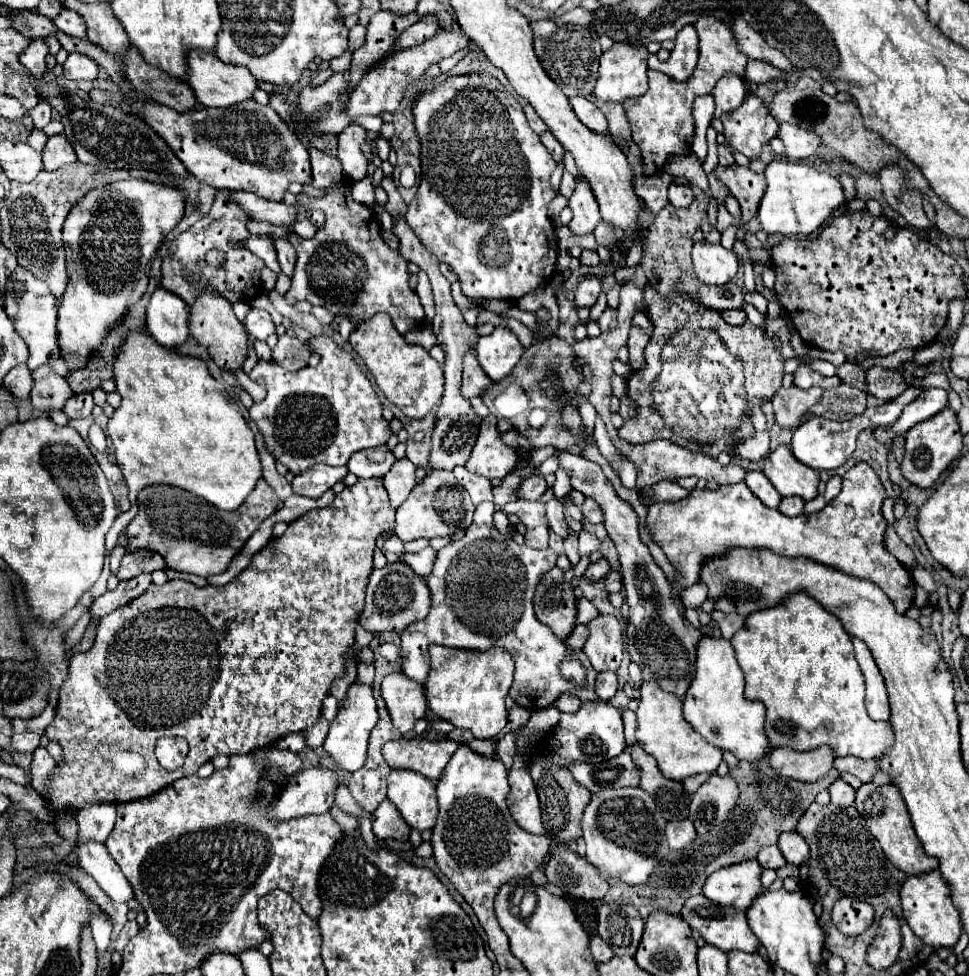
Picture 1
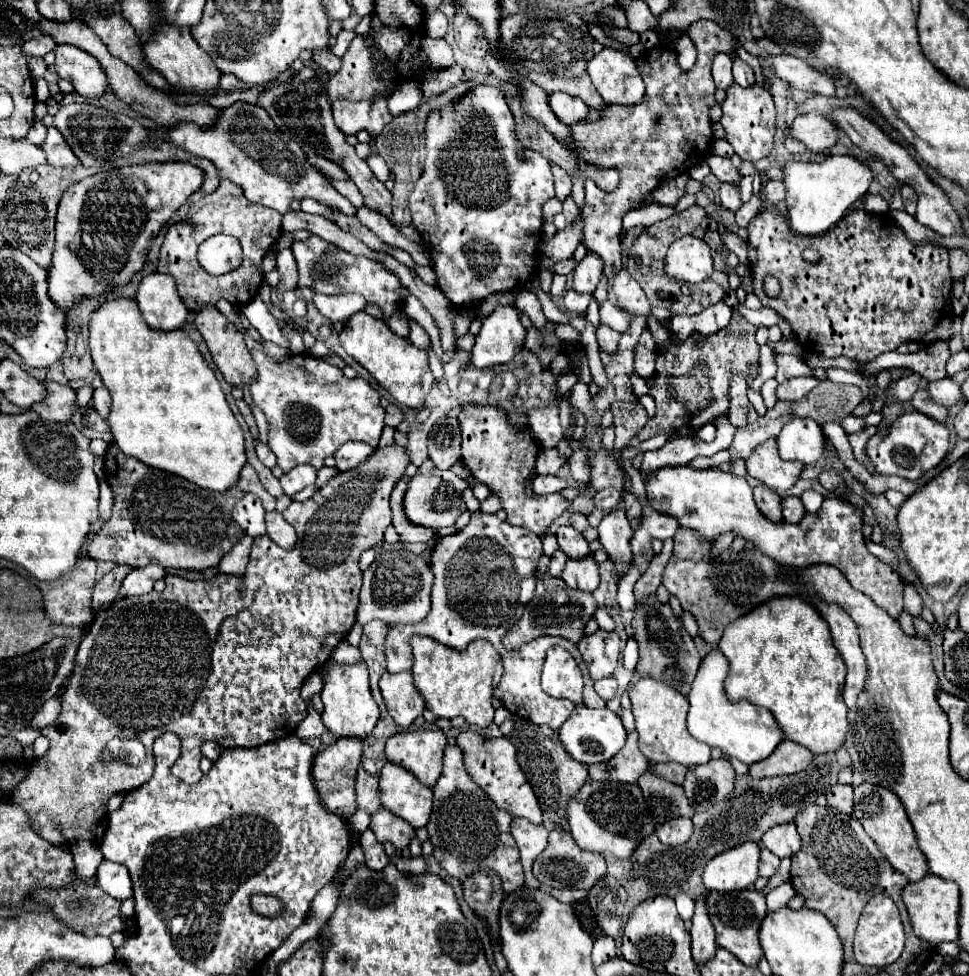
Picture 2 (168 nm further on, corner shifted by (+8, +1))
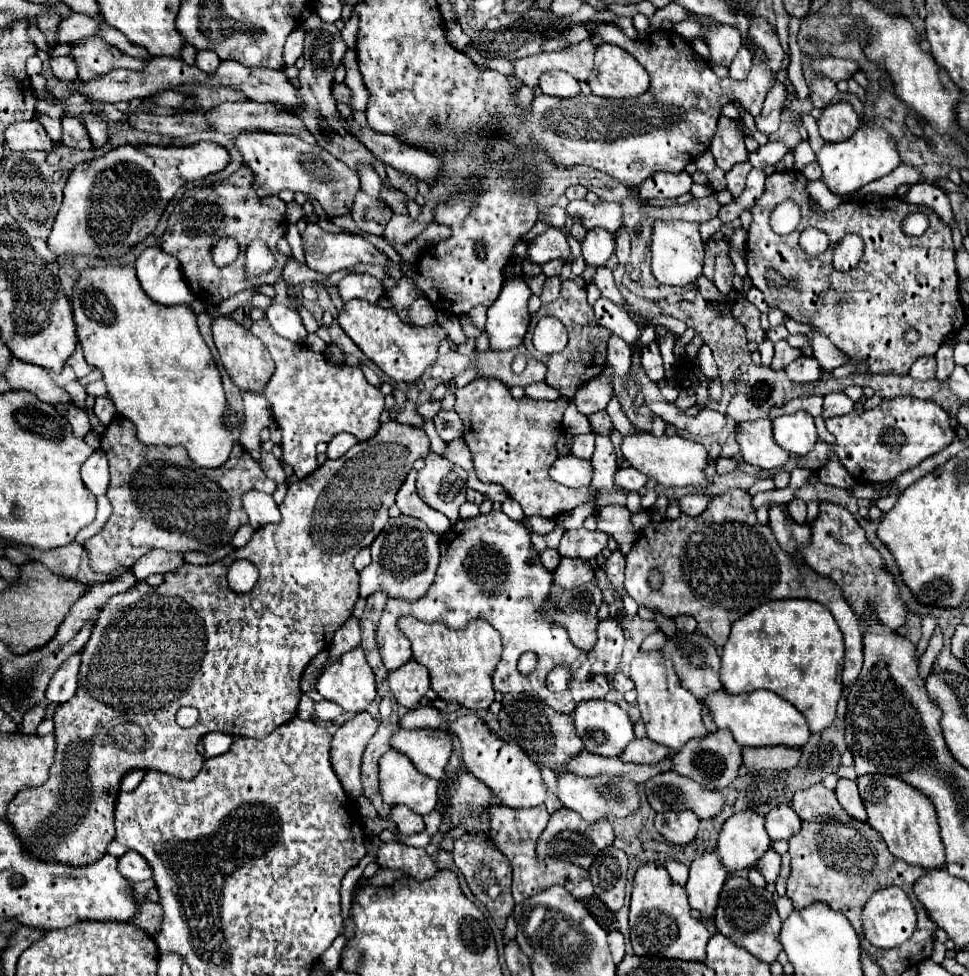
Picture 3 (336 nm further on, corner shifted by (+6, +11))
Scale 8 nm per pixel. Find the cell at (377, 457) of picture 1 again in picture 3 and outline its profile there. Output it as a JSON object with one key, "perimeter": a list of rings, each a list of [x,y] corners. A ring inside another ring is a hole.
{"perimeter":[[[337,434],[329,444],[327,444],[327,458],[335,460],[343,456],[351,446],[357,444],[357,438],[353,434]]]}

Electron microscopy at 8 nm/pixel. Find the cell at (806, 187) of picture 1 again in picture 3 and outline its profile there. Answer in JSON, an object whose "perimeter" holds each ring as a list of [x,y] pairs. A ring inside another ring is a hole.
{"perimeter":[[[859,128],[849,140],[825,144],[821,152],[817,154],[817,164],[821,166],[821,180],[835,196],[845,196],[861,186],[893,172],[901,162],[895,148],[895,140],[885,130],[871,130],[871,128]]]}

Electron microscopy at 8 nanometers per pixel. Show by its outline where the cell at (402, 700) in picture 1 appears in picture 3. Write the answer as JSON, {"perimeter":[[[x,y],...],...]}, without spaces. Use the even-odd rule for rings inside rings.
{"perimeter":[[[409,660],[401,668],[391,670],[387,674],[387,682],[395,700],[403,708],[413,710],[419,706],[419,700],[429,690],[429,672],[425,666],[417,664],[415,660]]]}

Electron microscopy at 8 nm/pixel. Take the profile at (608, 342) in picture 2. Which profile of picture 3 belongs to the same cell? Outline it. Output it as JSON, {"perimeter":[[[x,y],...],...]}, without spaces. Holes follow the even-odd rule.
{"perimeter":[[[611,334],[607,342],[607,362],[613,366],[615,376],[619,378],[629,376],[629,356],[631,356],[631,346],[623,338]]]}

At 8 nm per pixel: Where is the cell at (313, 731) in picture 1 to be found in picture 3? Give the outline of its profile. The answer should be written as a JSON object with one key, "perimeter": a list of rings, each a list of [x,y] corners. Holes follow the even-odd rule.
{"perimeter":[[[321,700],[321,702],[315,704],[315,718],[317,720],[331,722],[331,720],[335,720],[341,714],[343,714],[343,708],[337,708],[337,704],[329,704],[327,700]]]}

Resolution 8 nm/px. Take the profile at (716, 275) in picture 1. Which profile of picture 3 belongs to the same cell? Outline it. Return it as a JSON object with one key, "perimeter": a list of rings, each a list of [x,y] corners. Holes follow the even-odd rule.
{"perimeter":[[[655,222],[651,244],[651,270],[661,284],[685,286],[701,276],[703,268],[703,240],[699,234],[699,222]]]}

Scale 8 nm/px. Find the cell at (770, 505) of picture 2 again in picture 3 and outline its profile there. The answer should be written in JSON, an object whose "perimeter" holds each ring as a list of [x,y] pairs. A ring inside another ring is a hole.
{"perimeter":[[[771,502],[769,506],[769,526],[781,544],[785,552],[791,552],[797,556],[797,548],[803,544],[809,544],[811,540],[811,528],[807,524],[795,522],[789,512],[785,512],[785,504]]]}

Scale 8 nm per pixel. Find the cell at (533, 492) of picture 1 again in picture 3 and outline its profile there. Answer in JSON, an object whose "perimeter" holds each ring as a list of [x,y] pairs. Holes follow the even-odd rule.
{"perimeter":[[[569,454],[553,462],[553,466],[549,468],[549,476],[563,486],[583,488],[591,482],[593,466],[589,460],[577,460],[573,454]]]}

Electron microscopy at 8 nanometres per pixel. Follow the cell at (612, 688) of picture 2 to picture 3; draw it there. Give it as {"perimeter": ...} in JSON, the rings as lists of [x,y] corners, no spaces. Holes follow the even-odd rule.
{"perimeter":[[[615,674],[613,680],[611,680],[611,686],[617,690],[617,692],[627,692],[633,688],[633,682],[625,676],[625,674]]]}

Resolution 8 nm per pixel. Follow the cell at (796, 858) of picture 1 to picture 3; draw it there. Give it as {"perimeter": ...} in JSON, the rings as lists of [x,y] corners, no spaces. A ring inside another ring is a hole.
{"perimeter":[[[779,806],[765,816],[765,828],[773,842],[789,840],[793,834],[801,830],[801,820],[791,806]]]}

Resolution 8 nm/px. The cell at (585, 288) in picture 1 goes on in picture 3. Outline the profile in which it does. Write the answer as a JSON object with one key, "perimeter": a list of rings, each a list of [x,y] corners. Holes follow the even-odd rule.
{"perimeter":[[[593,228],[587,232],[585,240],[581,242],[581,248],[583,248],[585,264],[599,268],[599,266],[605,266],[605,262],[615,252],[615,240],[613,240],[611,232],[601,230],[601,228]]]}

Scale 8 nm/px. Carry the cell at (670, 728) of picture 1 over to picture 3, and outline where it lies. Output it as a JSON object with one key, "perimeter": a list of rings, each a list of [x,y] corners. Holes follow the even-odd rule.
{"perimeter":[[[659,650],[639,652],[631,662],[629,678],[635,682],[637,704],[641,718],[647,726],[647,738],[657,744],[667,746],[673,752],[679,752],[691,738],[705,738],[707,730],[701,722],[701,704],[699,700],[681,686],[679,676],[675,674],[669,660],[665,660]]]}

